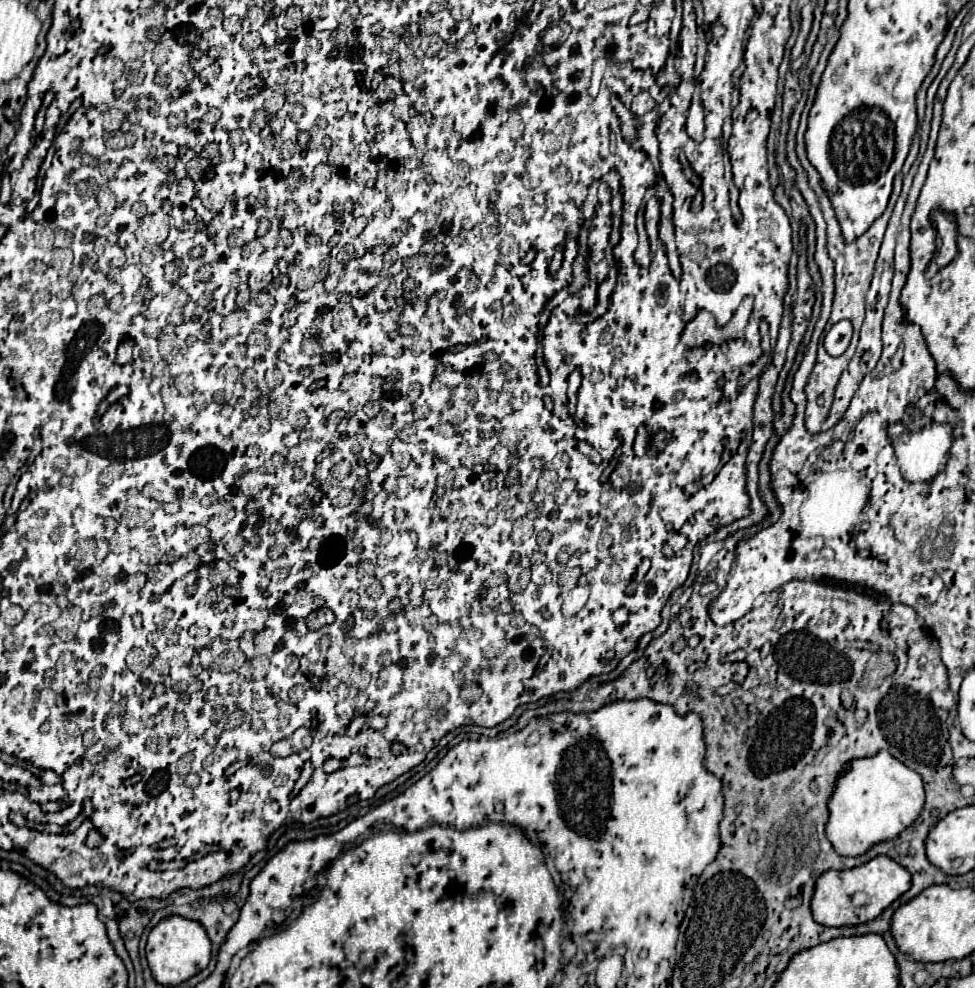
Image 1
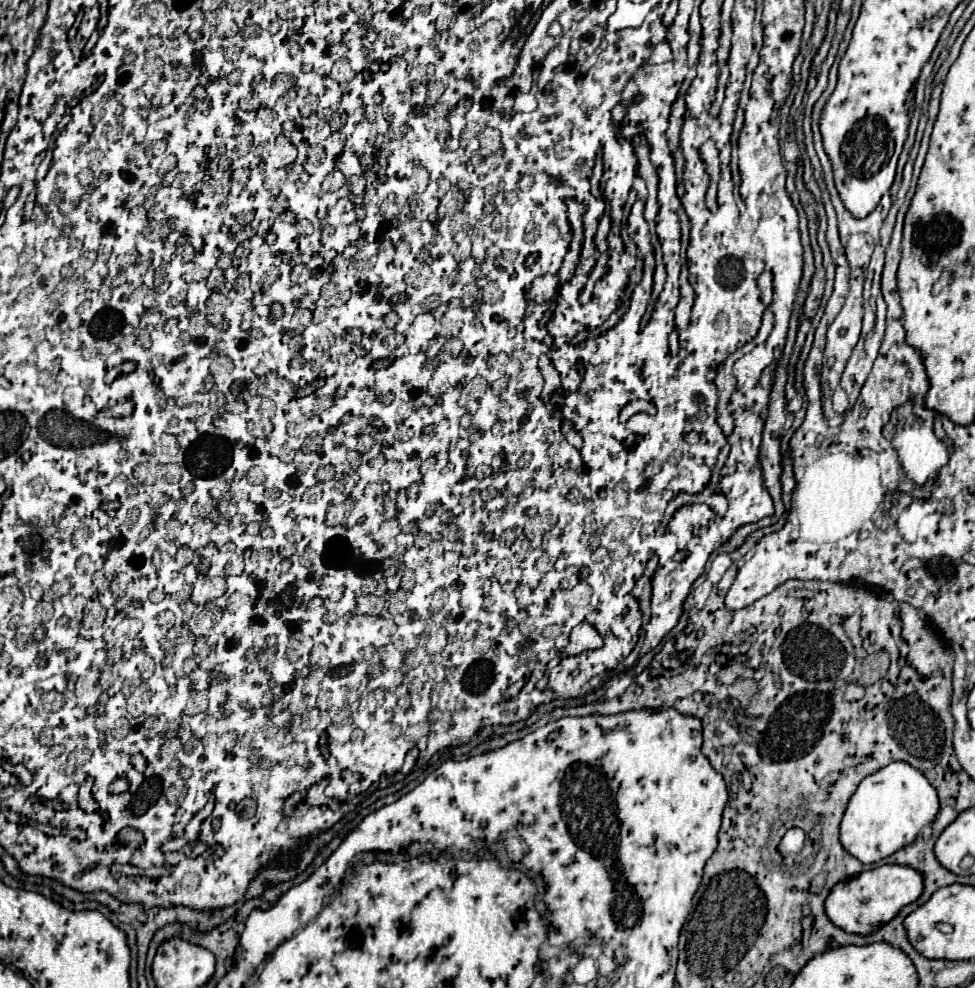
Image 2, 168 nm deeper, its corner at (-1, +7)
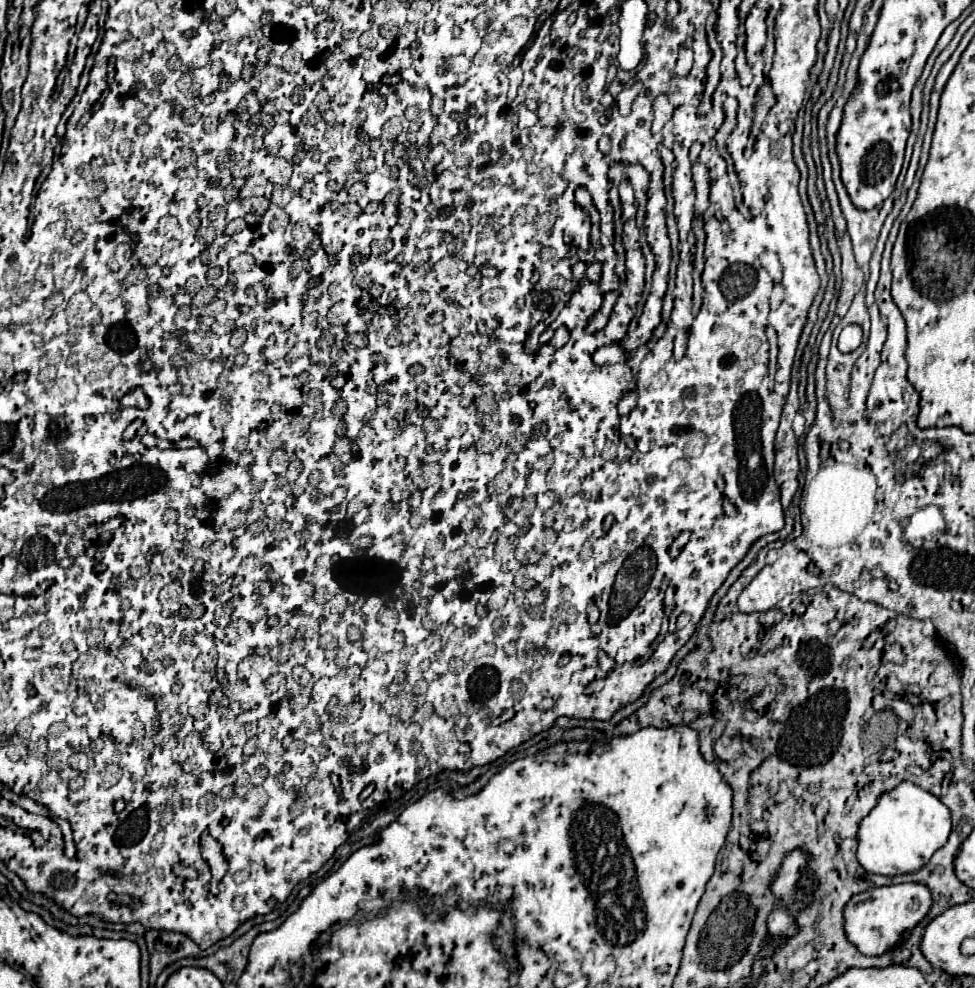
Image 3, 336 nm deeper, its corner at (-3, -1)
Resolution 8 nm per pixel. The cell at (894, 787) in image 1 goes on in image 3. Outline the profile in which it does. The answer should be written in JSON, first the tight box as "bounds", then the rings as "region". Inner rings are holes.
{"bounds":[857,780,949,876],"region":[[[905,780],[891,792],[885,792],[877,806],[859,822],[857,860],[871,874],[897,876],[913,872],[929,862],[933,852],[947,842],[949,832],[949,808],[931,792]]]}

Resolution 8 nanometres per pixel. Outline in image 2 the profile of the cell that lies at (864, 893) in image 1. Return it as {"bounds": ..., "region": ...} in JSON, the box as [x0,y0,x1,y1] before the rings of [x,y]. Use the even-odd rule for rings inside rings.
{"bounds":[825,864,923,936],"region":[[[885,864],[861,872],[861,876],[855,876],[847,882],[835,884],[833,892],[825,902],[825,912],[829,920],[841,930],[867,936],[873,934],[883,924],[887,924],[889,920],[893,920],[903,906],[915,902],[921,894],[923,894],[923,876],[917,870],[897,864]]]}

